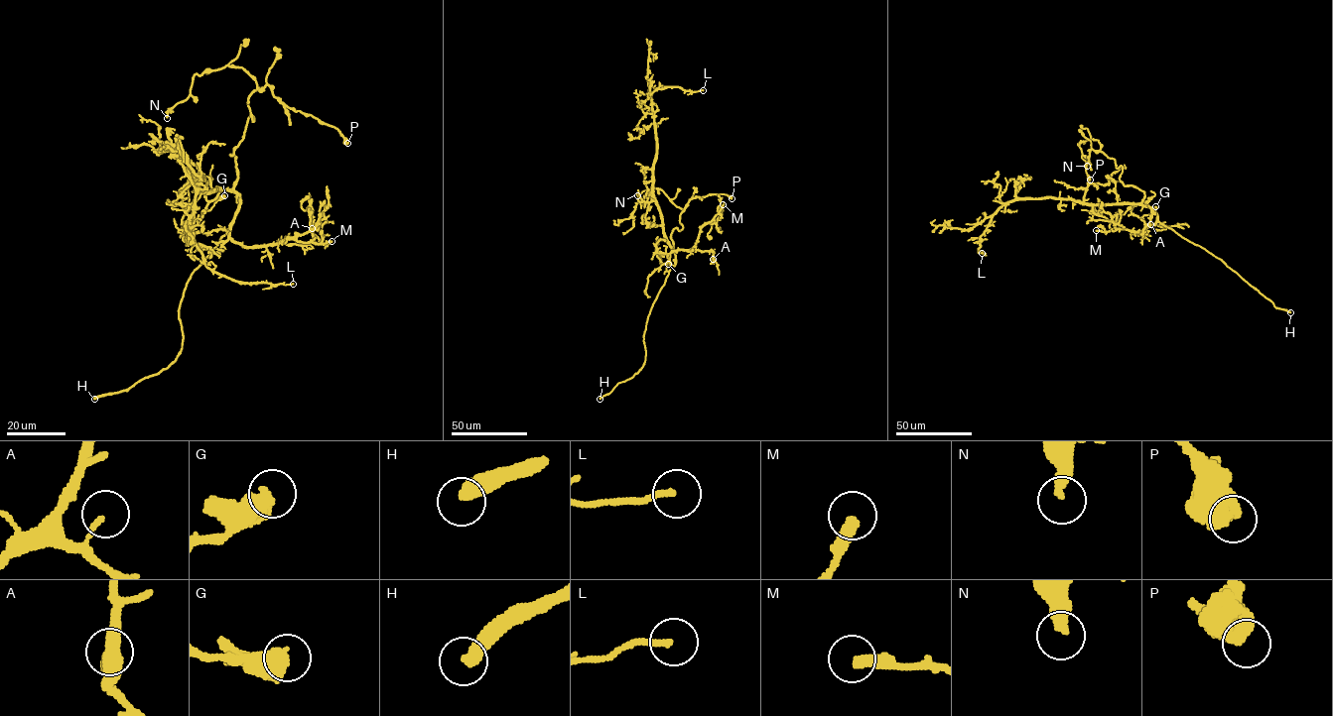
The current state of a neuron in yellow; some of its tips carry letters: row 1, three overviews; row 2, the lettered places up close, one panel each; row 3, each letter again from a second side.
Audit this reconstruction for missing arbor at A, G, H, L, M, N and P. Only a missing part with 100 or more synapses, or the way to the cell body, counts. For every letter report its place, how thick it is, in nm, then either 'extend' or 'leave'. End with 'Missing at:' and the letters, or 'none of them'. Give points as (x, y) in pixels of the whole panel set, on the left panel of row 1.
A: at (312, 228); 120 nm thick; leave
G: at (224, 195); 600 nm thick; leave
H: at (94, 399); 440 nm thick; extend
L: at (293, 284); 200 nm thick; leave
M: at (332, 241); 400 nm thick; leave
N: at (167, 118); 320 nm thick; leave
P: at (347, 143); 460 nm thick; leave
Missing at: H

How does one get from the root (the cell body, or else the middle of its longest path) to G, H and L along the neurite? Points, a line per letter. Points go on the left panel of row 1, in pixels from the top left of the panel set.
G: (224, 189), (207, 203), (201, 216), (201, 211), (208, 211), (224, 195)
H: (224, 189), (238, 196), (238, 208), (186, 285), (179, 309), (181, 352), (165, 369), (128, 389), (94, 399)
L: (224, 189), (199, 191), (197, 181), (202, 178), (195, 199), (194, 238), (204, 263), (238, 282), (293, 284)

